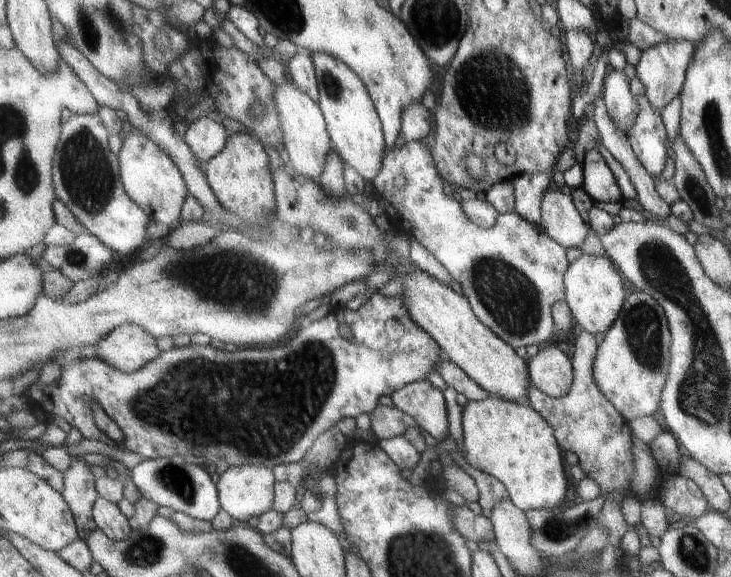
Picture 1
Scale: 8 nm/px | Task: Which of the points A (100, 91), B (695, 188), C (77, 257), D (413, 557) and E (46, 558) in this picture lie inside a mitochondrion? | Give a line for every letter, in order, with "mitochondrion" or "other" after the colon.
A: other
B: mitochondrion
C: mitochondrion
D: mitochondrion
E: other

